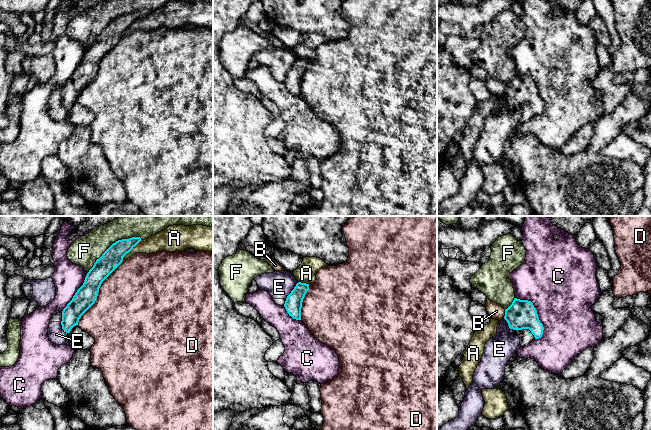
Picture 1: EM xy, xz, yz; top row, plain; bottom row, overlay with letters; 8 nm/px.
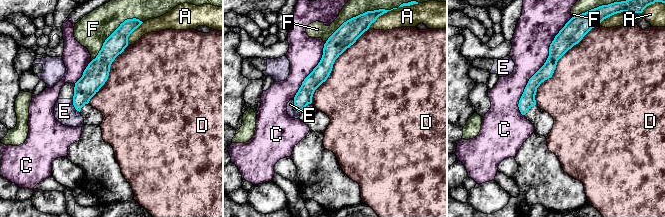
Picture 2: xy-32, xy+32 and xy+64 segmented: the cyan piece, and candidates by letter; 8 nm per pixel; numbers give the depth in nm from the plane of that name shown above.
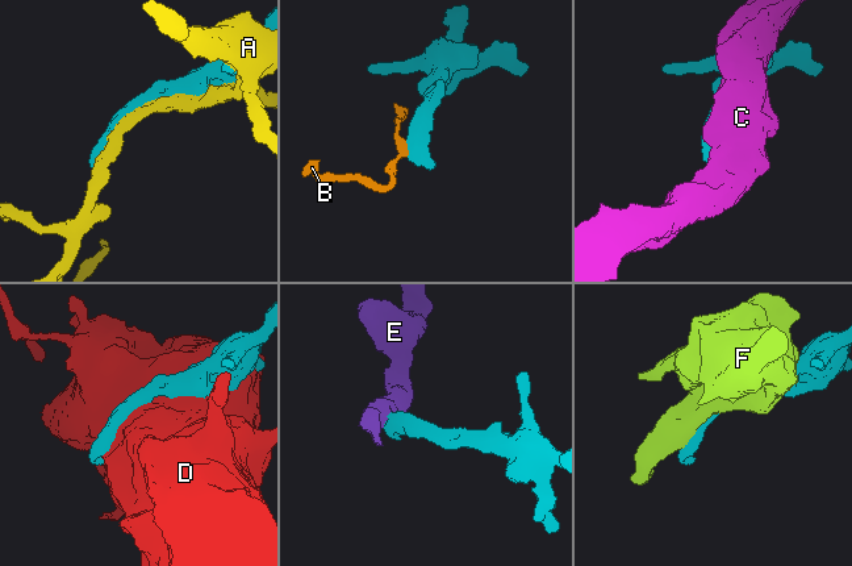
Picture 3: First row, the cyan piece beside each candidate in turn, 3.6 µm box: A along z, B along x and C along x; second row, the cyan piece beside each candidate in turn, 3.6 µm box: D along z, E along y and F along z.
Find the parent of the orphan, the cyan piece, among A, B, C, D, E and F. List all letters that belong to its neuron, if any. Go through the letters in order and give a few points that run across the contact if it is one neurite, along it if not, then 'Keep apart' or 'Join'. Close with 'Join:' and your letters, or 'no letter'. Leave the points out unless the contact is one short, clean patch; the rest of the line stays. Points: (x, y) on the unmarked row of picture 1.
A: Keep apart
B: Line: yz (505, 85), (503, 93). Keep apart
C: Keep apart
D: Keep apart
E: Line: xz (298, 58), (285, 74). Keep apart
F: Keep apart
Join: no letter

